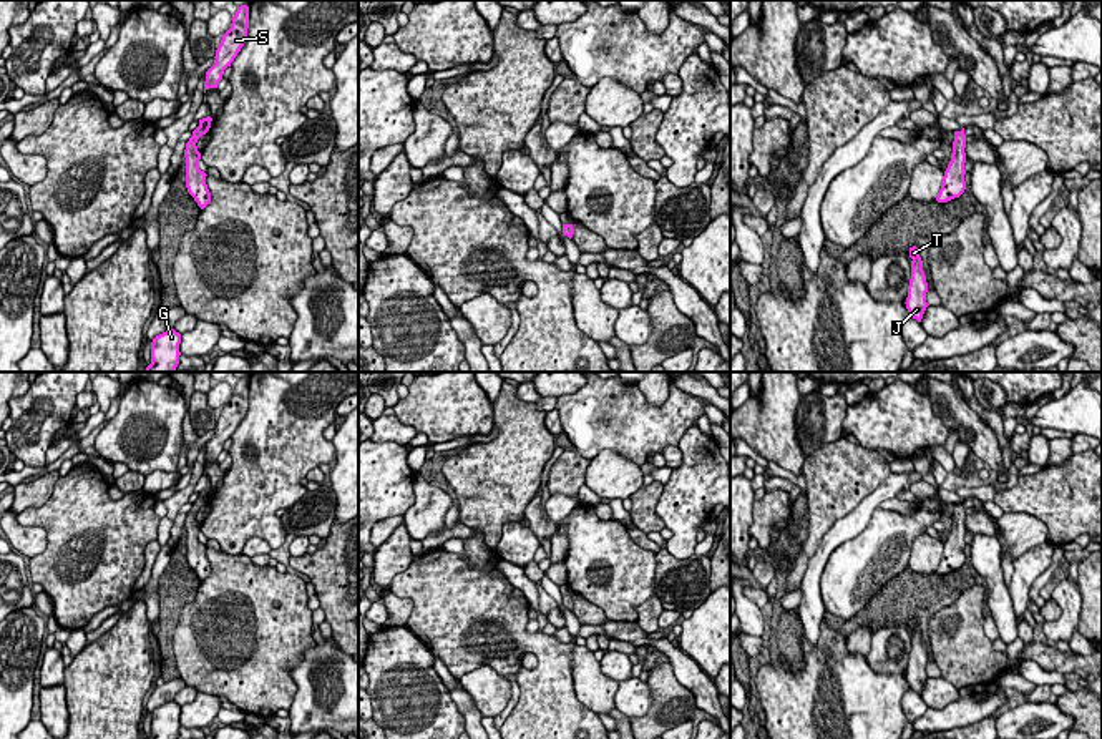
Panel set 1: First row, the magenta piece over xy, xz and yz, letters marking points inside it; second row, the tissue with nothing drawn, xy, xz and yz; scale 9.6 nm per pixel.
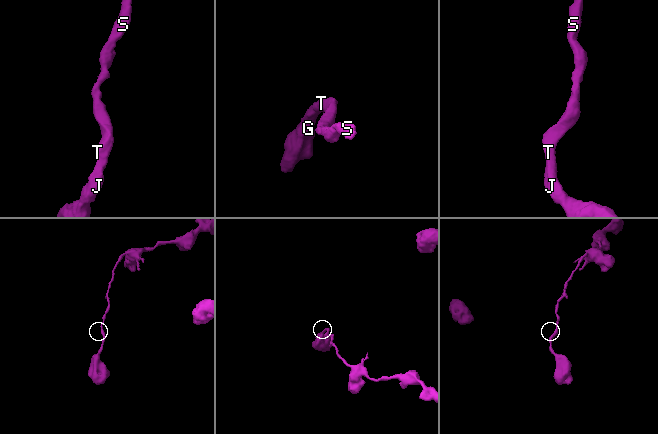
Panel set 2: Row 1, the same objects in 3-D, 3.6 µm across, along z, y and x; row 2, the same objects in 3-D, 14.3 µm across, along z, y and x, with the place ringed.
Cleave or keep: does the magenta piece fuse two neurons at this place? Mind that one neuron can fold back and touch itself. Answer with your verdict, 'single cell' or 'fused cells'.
single cell

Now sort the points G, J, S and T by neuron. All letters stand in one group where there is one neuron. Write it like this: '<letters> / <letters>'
G J S T

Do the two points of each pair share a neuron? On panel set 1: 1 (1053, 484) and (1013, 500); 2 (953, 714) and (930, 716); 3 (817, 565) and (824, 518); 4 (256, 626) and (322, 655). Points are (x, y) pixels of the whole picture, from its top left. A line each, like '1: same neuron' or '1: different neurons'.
1: same neuron
2: same neuron
3: different neurons
4: different neurons

